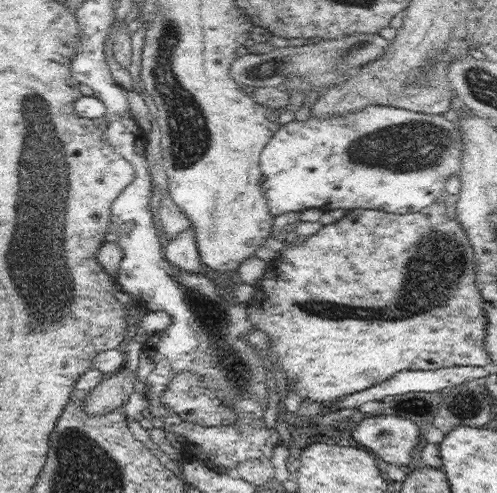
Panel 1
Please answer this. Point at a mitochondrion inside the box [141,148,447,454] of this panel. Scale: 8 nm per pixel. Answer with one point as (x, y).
(230, 361)

